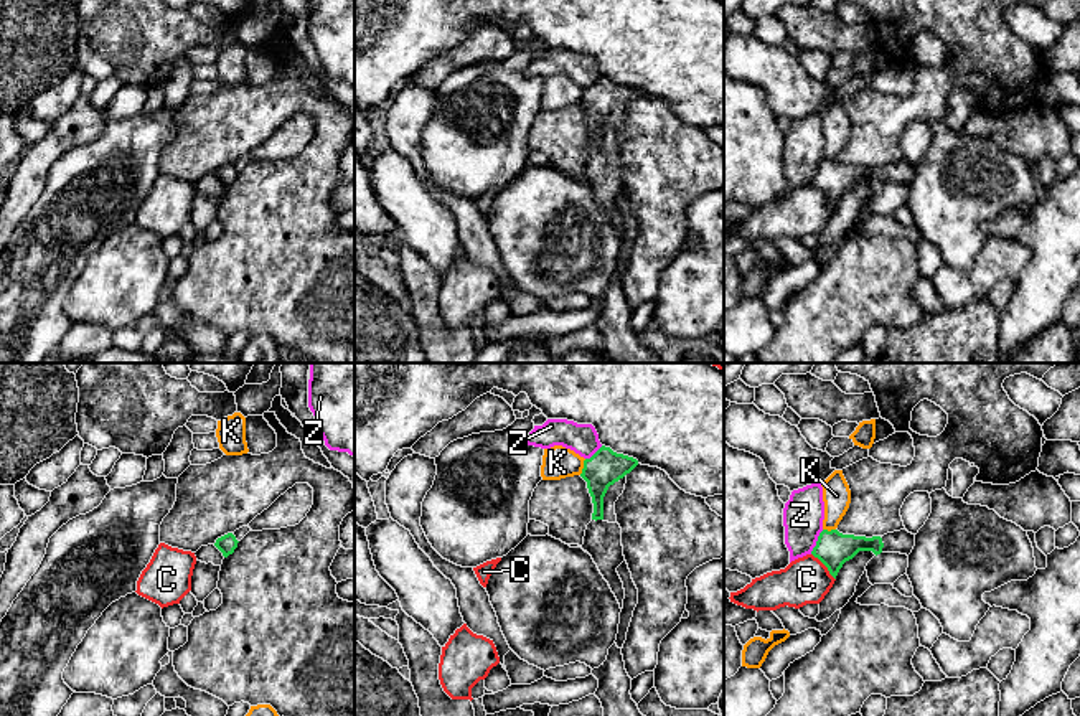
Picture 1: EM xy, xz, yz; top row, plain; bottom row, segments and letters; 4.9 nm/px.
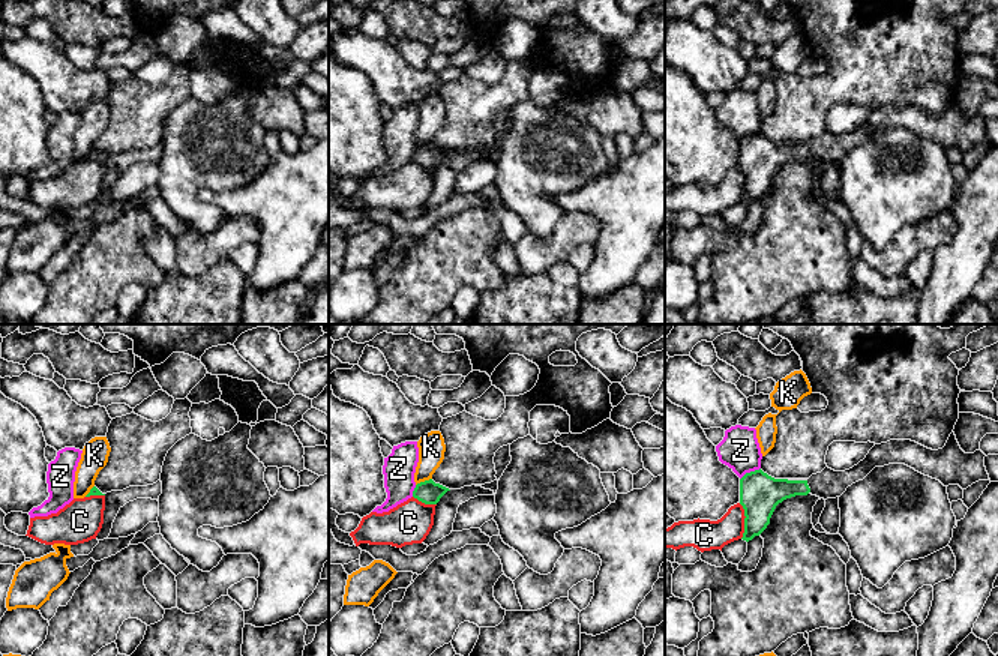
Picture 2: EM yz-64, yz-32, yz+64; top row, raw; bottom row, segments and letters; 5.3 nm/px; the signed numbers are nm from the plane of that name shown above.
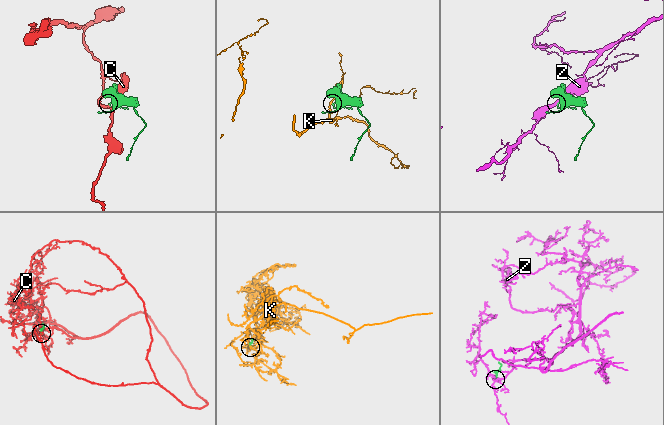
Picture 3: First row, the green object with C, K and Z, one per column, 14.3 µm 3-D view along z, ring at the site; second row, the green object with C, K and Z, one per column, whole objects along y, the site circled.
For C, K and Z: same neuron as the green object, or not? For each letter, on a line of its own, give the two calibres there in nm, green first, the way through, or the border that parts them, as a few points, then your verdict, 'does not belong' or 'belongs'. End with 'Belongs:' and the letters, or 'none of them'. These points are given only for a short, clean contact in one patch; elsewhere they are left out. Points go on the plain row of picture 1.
C: 170/220 nm | does not belong
K: 170/160 nm | along xz (586, 89), (579, 104) | does not belong
Z: 170/200 nm | does not belong
Belongs: none of them

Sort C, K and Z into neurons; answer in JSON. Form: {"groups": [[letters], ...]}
{"groups": [["C"], ["K"], ["Z"]]}

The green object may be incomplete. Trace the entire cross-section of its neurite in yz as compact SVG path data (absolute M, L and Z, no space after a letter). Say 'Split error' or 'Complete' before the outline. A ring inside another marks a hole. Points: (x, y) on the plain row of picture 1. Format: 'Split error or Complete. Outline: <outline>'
Split error. Outline: M905 158L872 168L843 165L838 160L823 160L811 185L818 188L836 210L843 195L852 190L859 181L872 181L876 186L880 183L900 183L909 186L913 177L915 165L909 163Z

